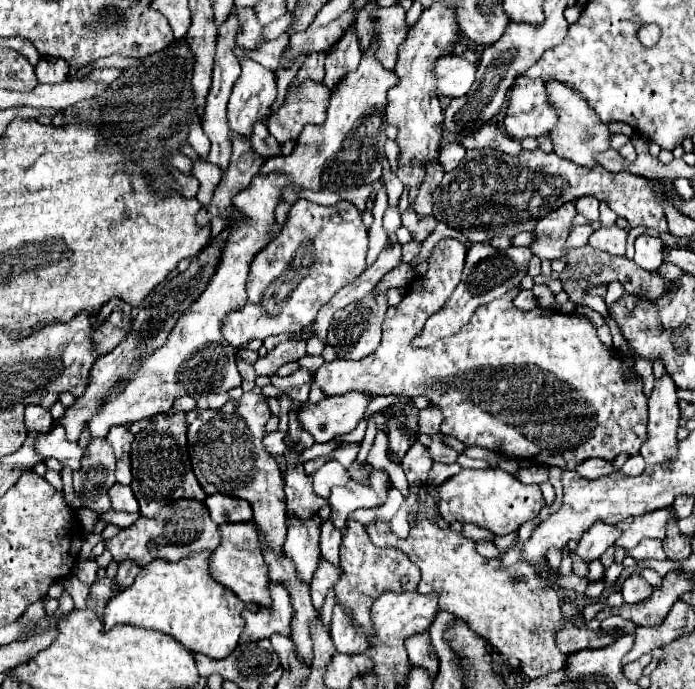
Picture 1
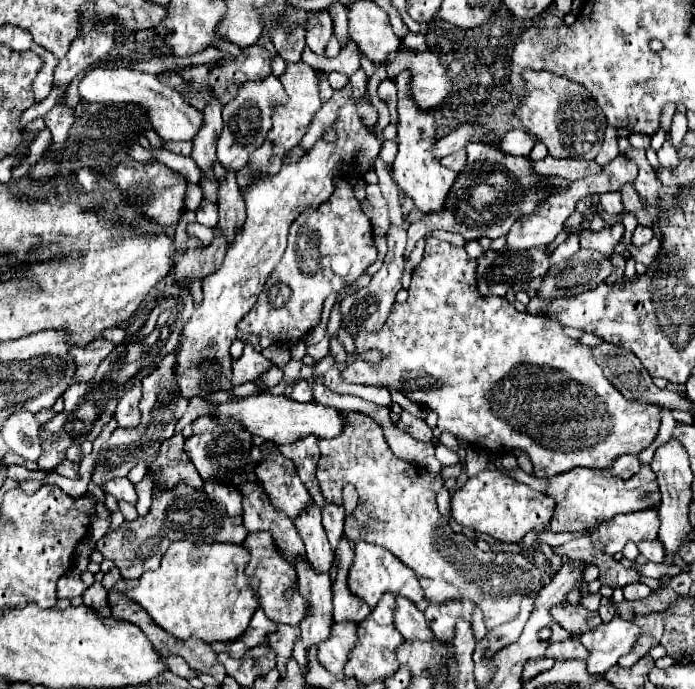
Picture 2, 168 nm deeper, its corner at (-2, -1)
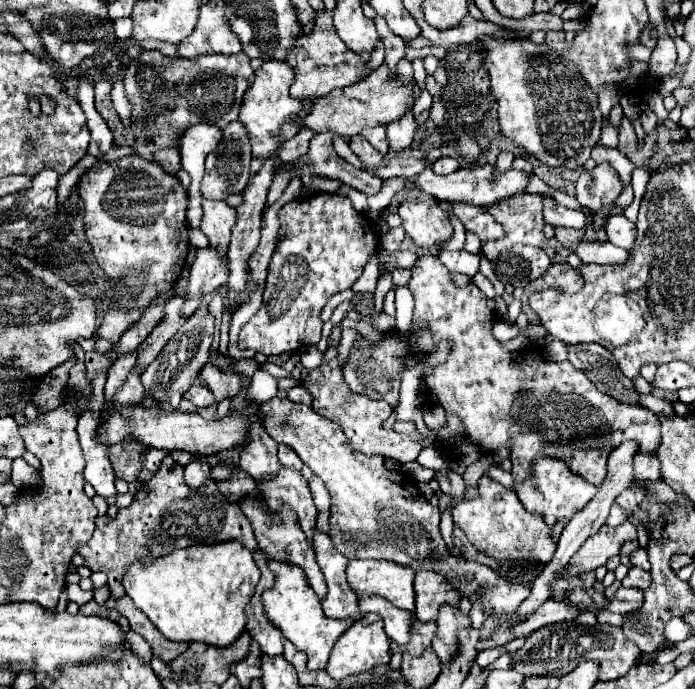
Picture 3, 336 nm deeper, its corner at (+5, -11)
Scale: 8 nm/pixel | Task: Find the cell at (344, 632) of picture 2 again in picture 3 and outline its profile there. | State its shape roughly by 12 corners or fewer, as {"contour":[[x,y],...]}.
{"contour":[[268,558],[268,620],[324,670],[354,620],[330,620],[294,564]]}

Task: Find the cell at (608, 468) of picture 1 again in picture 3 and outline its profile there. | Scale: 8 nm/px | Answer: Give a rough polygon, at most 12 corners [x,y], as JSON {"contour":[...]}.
{"contour":[[654,454],[634,456],[634,480],[656,480],[660,462]]}

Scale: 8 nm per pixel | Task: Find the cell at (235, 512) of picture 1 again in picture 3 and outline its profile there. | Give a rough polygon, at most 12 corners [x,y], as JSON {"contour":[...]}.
{"contour":[[204,458],[184,466],[184,480],[190,488],[200,488],[210,478]]}

